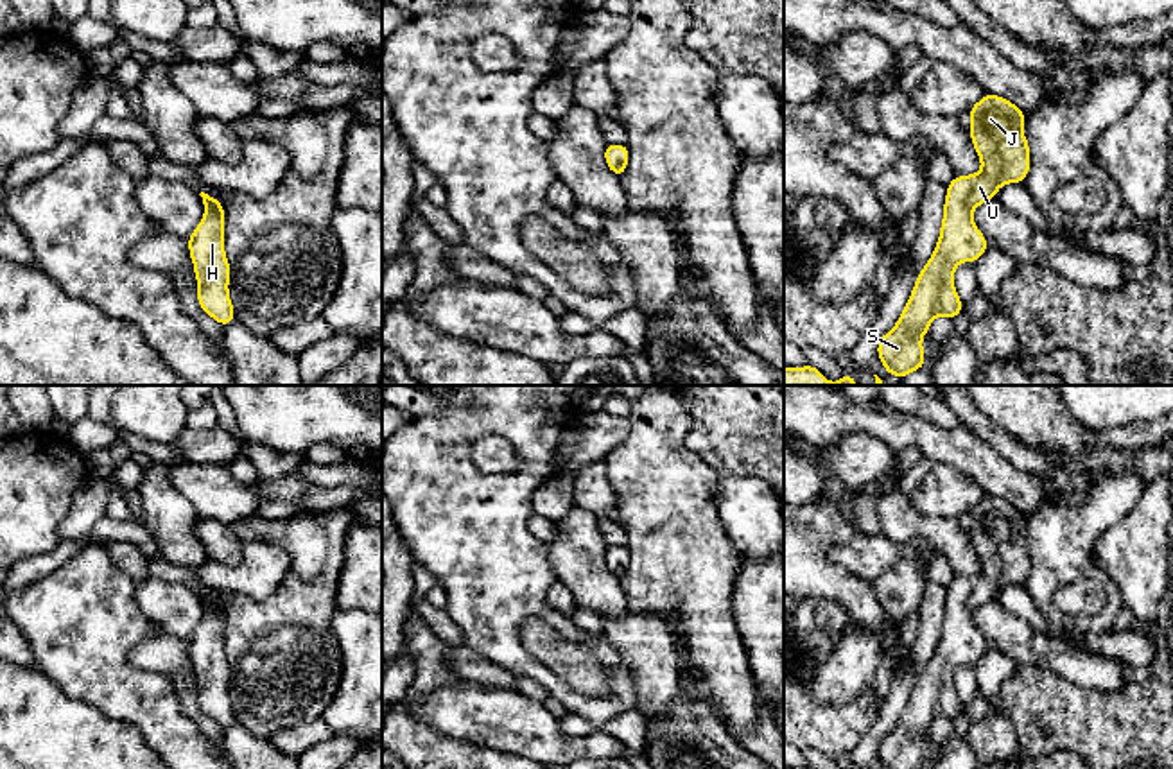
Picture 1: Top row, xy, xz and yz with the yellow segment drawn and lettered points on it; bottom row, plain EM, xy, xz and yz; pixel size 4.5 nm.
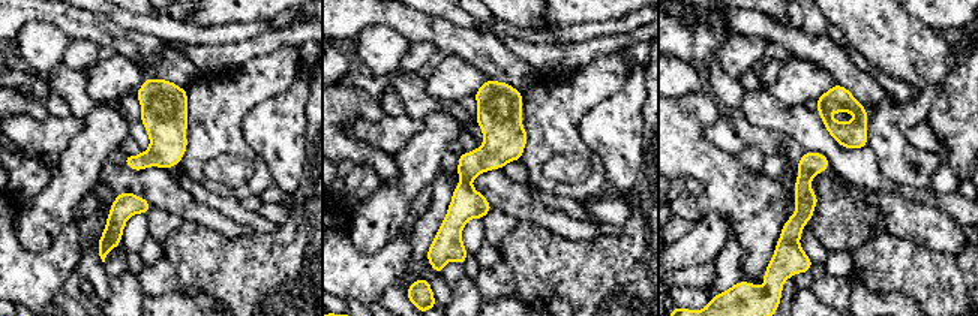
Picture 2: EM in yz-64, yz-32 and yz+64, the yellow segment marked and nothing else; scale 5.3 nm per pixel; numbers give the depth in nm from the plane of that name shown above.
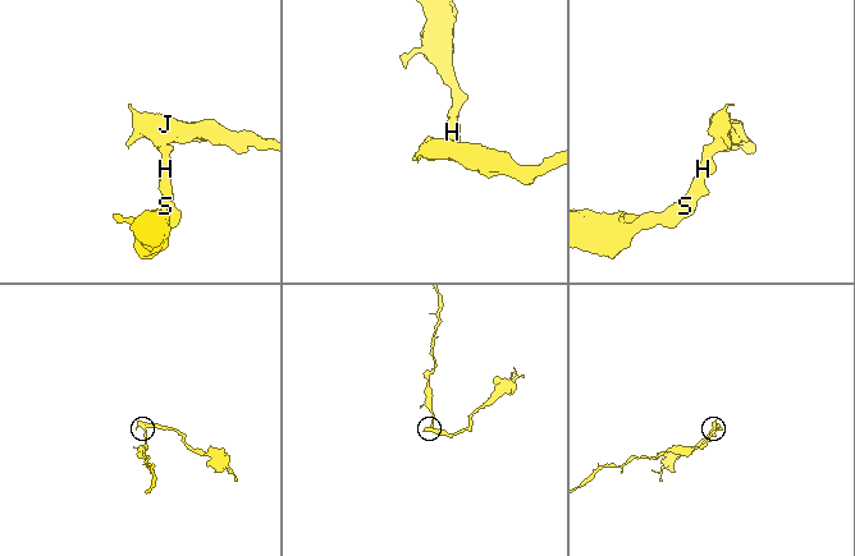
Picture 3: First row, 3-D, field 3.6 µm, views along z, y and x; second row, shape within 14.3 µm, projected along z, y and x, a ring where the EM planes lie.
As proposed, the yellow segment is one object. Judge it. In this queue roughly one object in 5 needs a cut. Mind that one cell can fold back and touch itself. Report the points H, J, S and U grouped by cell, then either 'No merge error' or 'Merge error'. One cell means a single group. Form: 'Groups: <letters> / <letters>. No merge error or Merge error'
Groups: H J S U. No merge error

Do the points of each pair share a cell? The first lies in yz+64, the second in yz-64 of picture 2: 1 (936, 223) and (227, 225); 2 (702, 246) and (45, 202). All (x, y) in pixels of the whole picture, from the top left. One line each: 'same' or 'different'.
1: same
2: same

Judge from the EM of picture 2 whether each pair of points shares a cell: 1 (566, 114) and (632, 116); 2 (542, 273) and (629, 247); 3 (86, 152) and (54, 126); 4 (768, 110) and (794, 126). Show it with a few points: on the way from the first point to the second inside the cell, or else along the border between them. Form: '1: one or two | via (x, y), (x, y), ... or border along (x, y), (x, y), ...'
1: two | border along (614, 93), (581, 120), (579, 137), (588, 149)
2: one | via (563, 270), (608, 268)
3: two | border along (83, 120), (83, 129), (56, 160)
4: one | via (774, 114), (788, 120)

